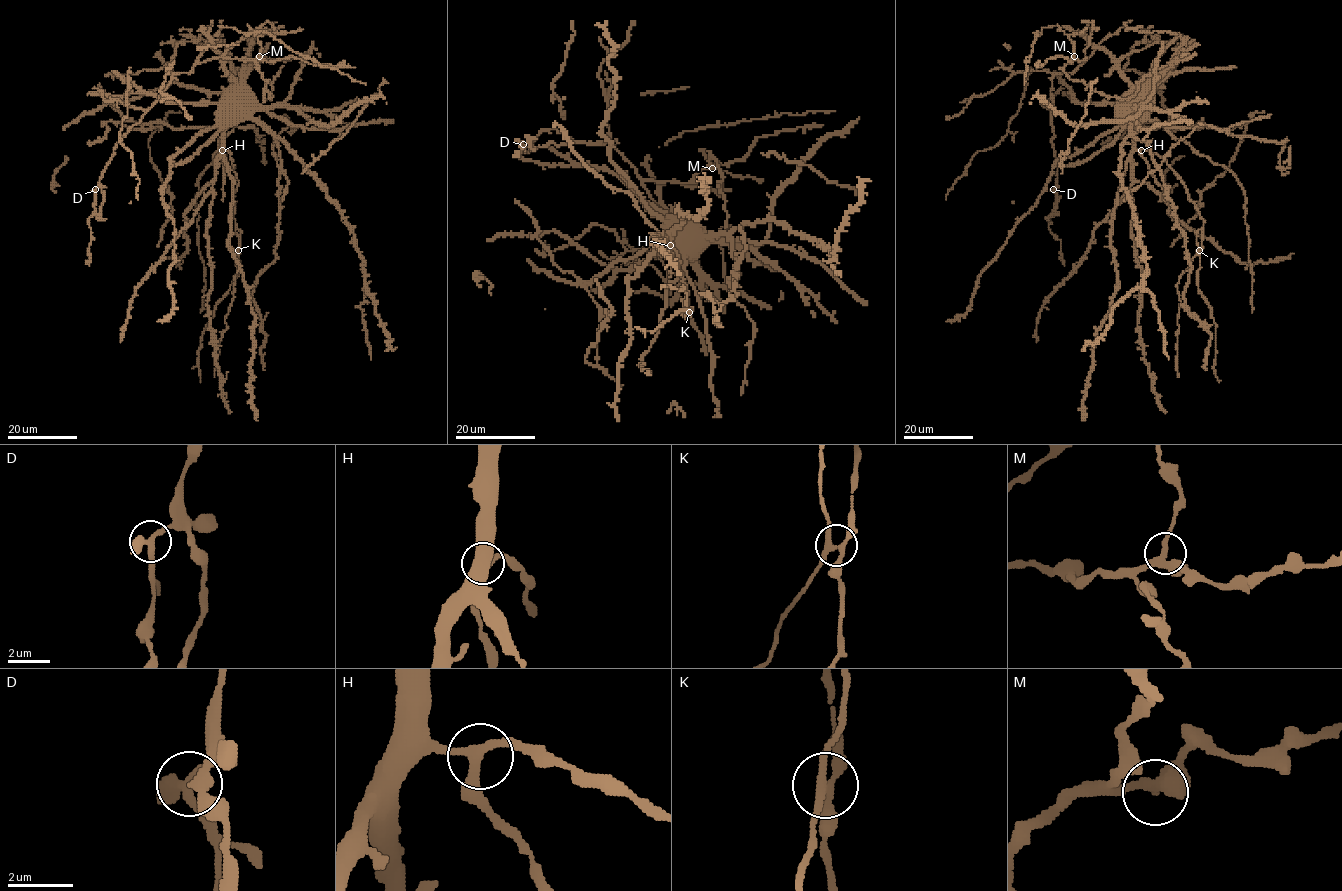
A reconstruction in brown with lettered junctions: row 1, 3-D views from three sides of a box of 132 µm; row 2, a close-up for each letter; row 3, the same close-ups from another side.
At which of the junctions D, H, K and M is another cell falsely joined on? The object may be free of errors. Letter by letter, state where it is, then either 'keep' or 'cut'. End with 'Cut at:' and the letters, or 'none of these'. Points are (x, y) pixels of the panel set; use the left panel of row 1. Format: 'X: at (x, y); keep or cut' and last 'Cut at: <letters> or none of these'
D: at (95, 189); keep
H: at (222, 150); keep
K: at (238, 250); cut
M: at (259, 56); keep
Cut at: K

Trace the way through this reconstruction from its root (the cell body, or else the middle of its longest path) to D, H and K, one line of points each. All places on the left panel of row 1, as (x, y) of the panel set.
D: (237, 82), (217, 102), (95, 95), (92, 89), (146, 111), (118, 142), (95, 189)
H: (237, 82), (228, 89), (228, 124), (222, 150)
K: (237, 82), (228, 89), (228, 124), (224, 129), (223, 149), (229, 152), (238, 182), (233, 196), (238, 249)

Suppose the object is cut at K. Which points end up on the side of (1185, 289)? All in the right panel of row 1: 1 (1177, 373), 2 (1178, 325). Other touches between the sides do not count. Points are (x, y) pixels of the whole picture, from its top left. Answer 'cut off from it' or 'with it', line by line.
1: cut off from it
2: cut off from it

